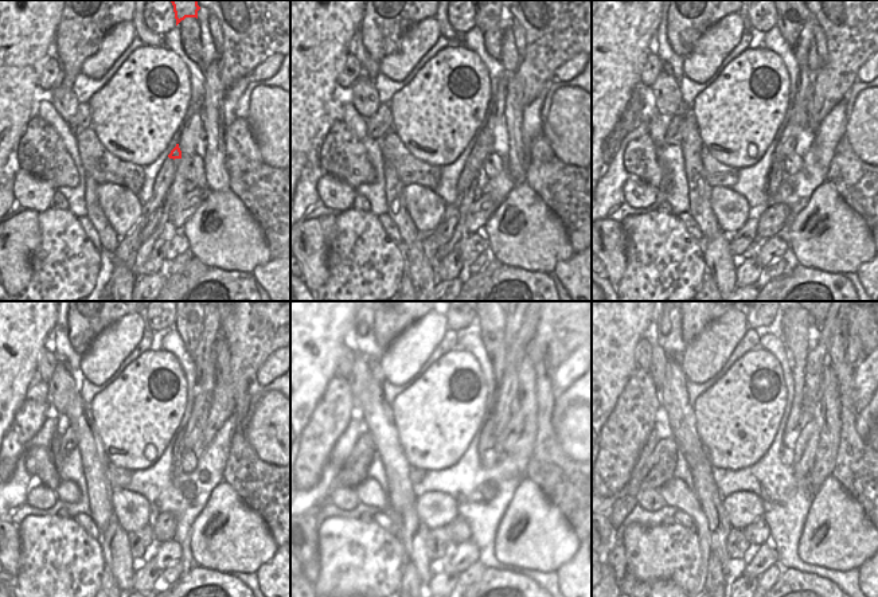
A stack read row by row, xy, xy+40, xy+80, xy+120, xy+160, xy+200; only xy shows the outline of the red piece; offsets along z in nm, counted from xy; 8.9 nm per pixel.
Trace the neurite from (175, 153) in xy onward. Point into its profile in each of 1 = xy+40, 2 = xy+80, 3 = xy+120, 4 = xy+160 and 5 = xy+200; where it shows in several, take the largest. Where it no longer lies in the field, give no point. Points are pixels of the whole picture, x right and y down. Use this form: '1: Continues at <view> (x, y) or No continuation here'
1: Continues at xy+40 (480, 151)
2: Continues at xy+80 (783, 149)
3: Continues at xy+120 (182, 445)
4: Continues at xy+160 (487, 440)
5: Continues at xy+200 (795, 328).

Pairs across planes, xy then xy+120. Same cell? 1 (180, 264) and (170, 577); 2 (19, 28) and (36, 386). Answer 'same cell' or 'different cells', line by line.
1: same cell
2: different cells

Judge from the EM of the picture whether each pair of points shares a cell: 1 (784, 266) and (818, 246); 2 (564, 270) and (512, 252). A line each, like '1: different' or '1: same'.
1: different
2: different

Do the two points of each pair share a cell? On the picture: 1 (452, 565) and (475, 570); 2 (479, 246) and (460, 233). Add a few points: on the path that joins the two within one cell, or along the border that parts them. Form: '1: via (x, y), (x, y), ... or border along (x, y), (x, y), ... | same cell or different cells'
1: border along (476, 561), (459, 573) | different cells
2: border along (467, 233), (461, 242) | different cells

